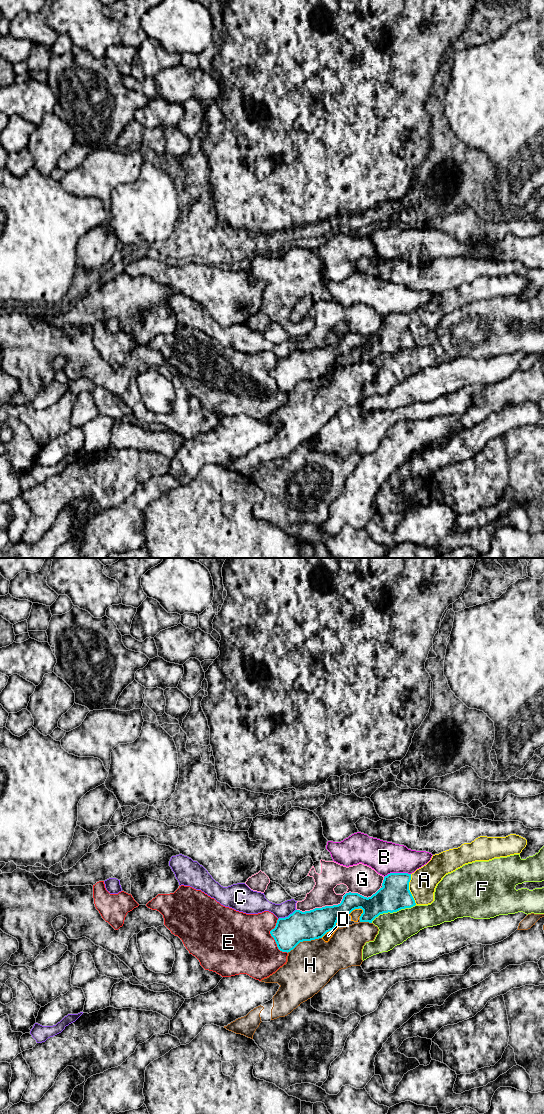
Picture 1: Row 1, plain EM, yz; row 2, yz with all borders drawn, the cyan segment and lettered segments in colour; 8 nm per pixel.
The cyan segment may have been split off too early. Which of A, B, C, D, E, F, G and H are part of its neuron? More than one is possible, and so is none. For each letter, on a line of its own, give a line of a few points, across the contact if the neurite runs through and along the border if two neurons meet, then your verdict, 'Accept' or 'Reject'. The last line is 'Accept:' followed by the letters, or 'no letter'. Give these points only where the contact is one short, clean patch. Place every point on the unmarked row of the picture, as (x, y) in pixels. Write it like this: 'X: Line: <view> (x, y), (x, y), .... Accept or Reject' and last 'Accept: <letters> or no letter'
A: Line: yz (395, 335), (400, 330), (408, 329), (415, 329), (424, 320). Accept
B: Line: yz (410, 313), (388, 313), (384, 317). Reject
C: Reject
D: Reject
E: Reject
F: Line: yz (415, 344), (396, 351), (380, 353), (371, 362). Reject
G: Reject
H: Reject
Accept: A

